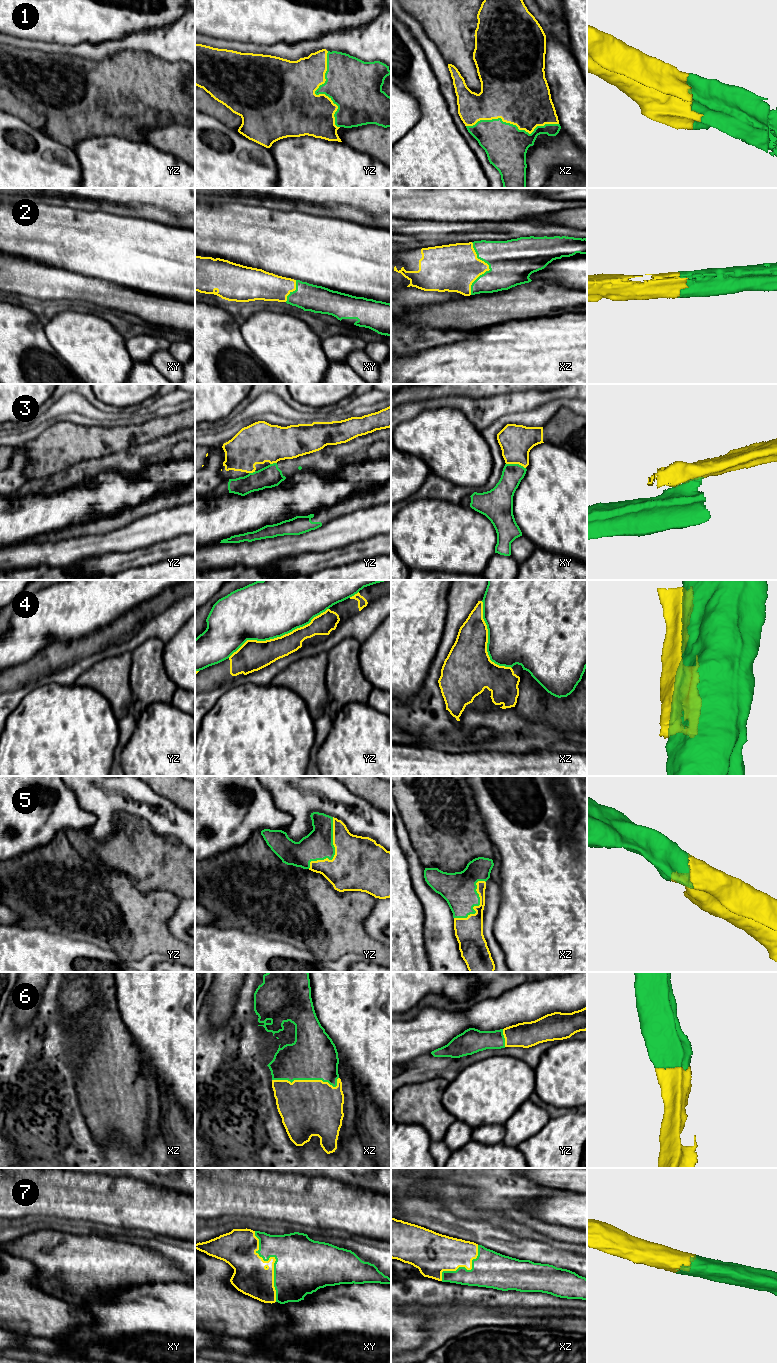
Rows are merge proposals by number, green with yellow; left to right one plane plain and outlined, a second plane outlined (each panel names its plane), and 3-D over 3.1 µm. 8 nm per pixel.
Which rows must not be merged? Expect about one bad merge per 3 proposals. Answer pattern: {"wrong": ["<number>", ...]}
{"wrong": ["3", "4"]}

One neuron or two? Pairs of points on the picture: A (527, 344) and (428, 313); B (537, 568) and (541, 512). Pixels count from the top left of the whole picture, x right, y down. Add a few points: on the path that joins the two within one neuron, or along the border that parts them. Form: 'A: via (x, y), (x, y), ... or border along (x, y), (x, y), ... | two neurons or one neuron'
A: border along (497, 324), (474, 330) | two neurons
B: border along (537, 546), (548, 551) | two neurons

